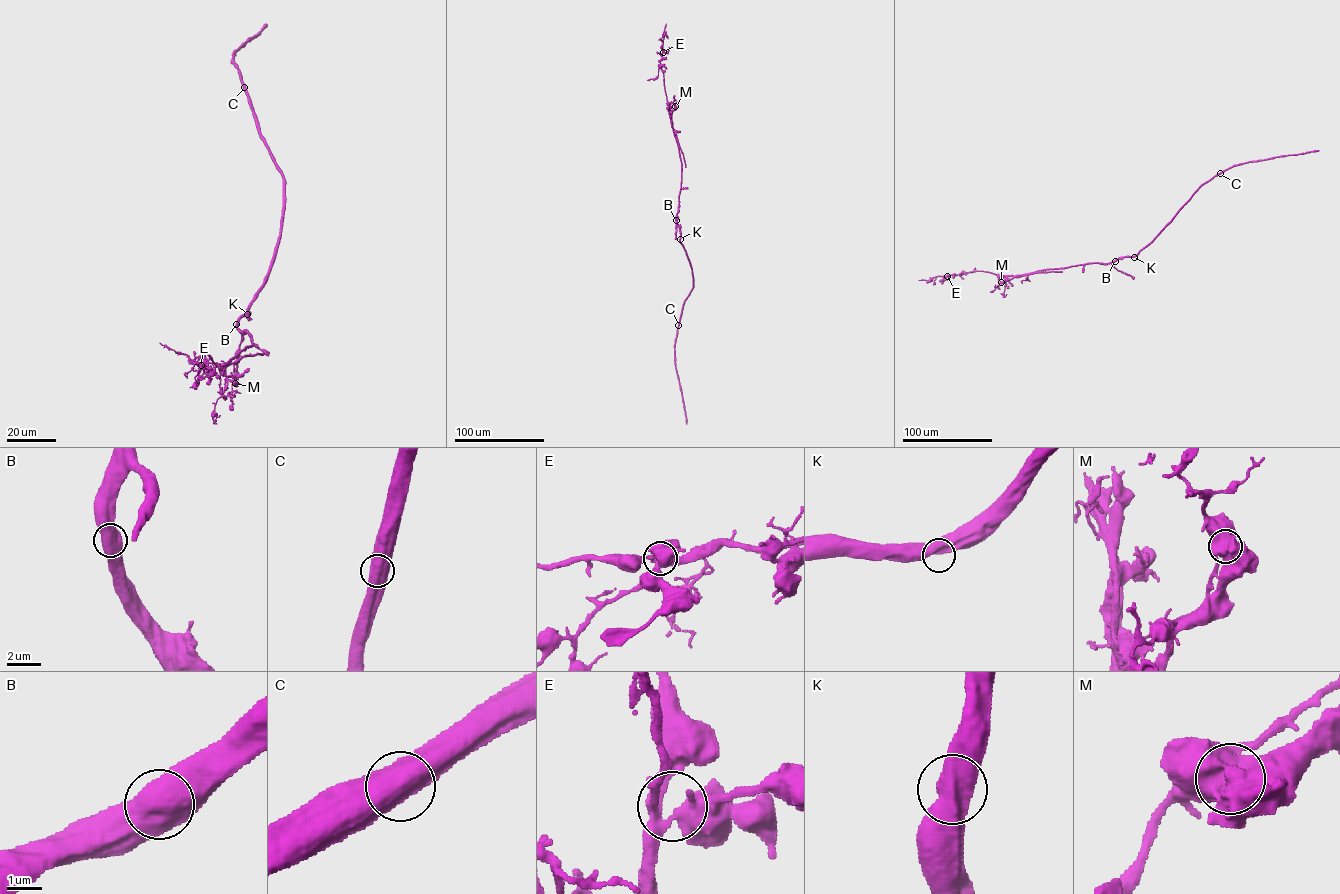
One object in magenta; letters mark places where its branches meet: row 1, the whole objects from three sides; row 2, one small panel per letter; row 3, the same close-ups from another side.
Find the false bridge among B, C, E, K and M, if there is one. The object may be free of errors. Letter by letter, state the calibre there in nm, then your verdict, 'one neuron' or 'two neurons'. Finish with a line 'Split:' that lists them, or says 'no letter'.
B: 800 nm thick; one neuron
C: 700 nm thick; one neuron
E: 400 nm thick; one neuron
K: 550 nm thick; one neuron
M: 700 nm thick; two neurons
Split: M

